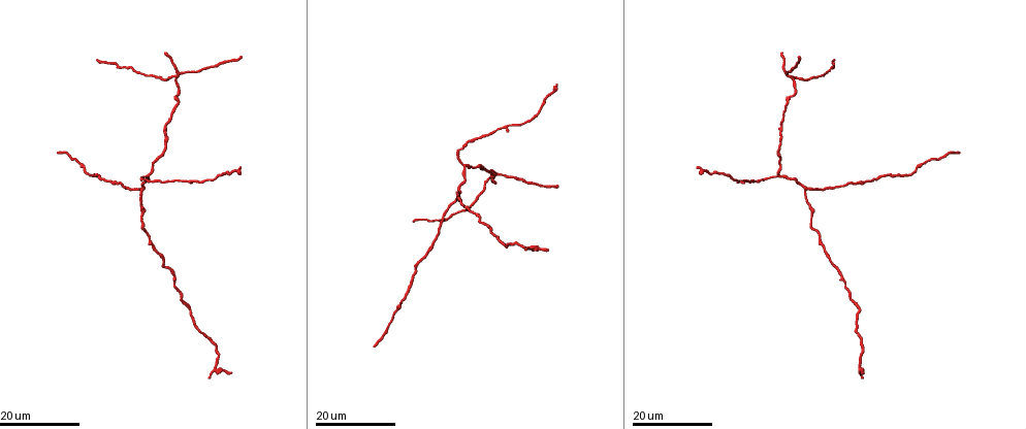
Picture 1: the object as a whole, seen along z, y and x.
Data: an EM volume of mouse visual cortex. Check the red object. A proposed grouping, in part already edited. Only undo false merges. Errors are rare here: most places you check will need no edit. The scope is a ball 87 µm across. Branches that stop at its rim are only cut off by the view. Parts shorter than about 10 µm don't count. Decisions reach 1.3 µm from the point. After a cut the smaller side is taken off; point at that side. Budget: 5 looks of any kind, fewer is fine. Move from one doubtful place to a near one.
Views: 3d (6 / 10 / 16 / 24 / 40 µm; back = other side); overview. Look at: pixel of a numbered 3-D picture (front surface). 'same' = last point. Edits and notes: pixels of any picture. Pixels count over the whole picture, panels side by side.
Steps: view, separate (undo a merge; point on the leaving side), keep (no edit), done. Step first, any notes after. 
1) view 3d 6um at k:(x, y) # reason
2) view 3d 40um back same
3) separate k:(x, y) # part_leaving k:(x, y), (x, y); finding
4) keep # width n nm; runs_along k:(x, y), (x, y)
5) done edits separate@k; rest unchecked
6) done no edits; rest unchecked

view 3d 16um at 1:(143, 188) # three arms meet

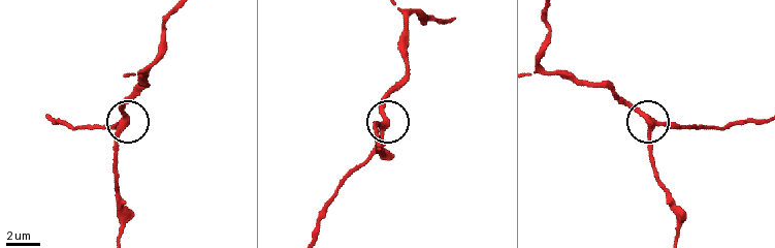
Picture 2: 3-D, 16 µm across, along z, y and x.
view 3d 6um at 2:(654, 126) # zoom in

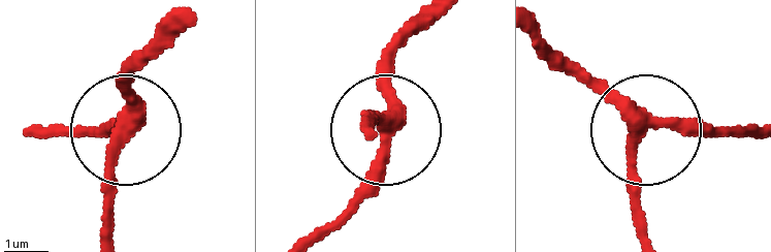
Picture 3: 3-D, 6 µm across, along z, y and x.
view 3d 6um back at 3:(386, 124)

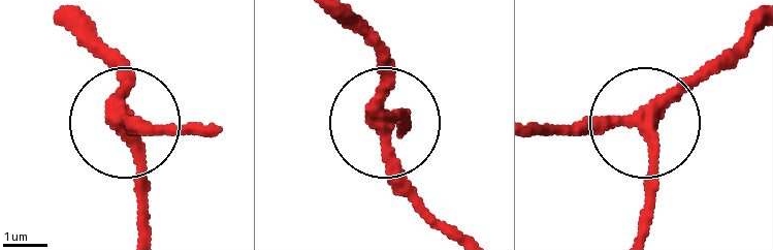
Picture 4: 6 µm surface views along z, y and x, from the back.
keep # width 310 nm; continuous, no second neuron

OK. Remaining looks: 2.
view 3d 16um at 1:(779, 175) # branch point

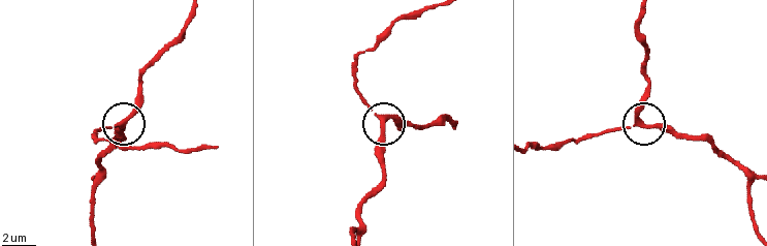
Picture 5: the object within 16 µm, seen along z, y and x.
view 3d 10um at 5:(119, 122)

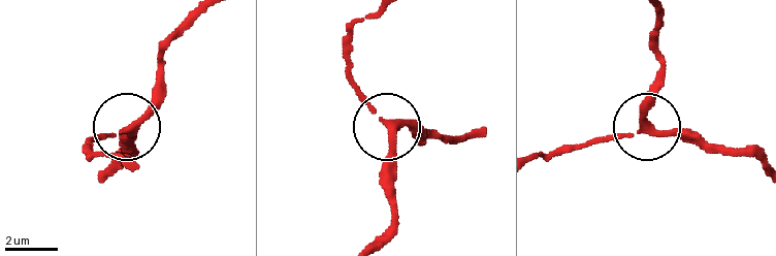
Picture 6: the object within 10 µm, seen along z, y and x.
keep # runs_along 6:(758, 160), (711, 153), (645, 129), (601, 140); continuous, no second neuron

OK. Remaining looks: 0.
done no edits; rest unchecked

